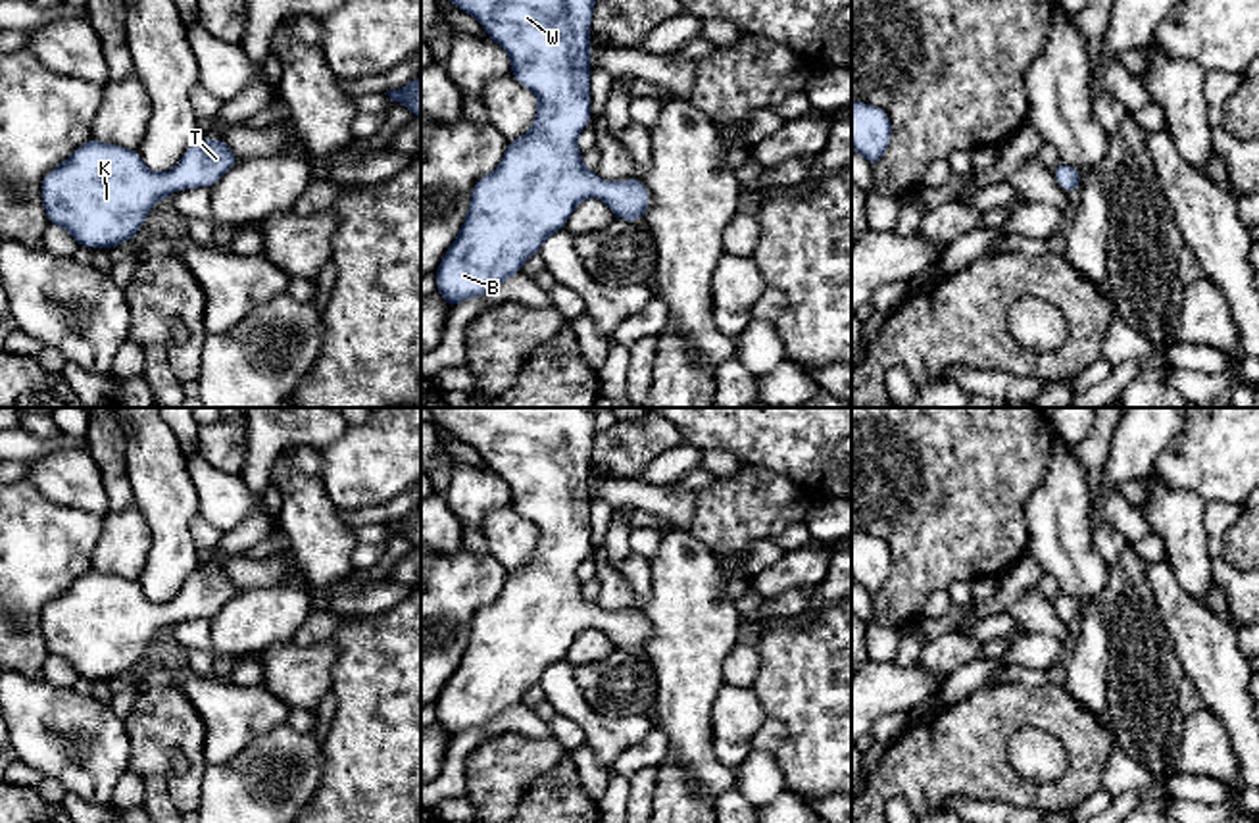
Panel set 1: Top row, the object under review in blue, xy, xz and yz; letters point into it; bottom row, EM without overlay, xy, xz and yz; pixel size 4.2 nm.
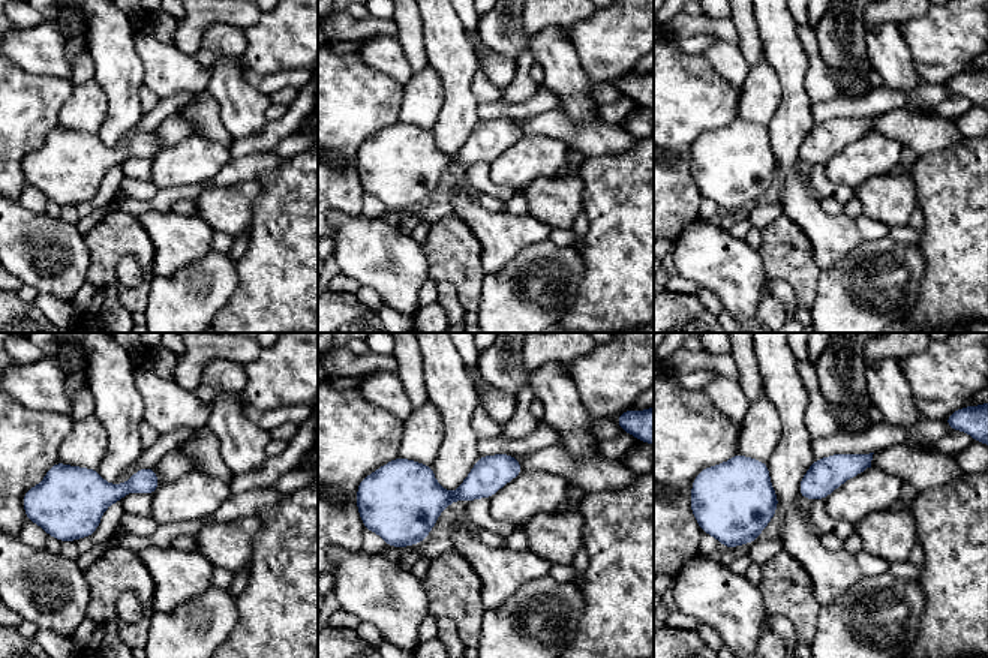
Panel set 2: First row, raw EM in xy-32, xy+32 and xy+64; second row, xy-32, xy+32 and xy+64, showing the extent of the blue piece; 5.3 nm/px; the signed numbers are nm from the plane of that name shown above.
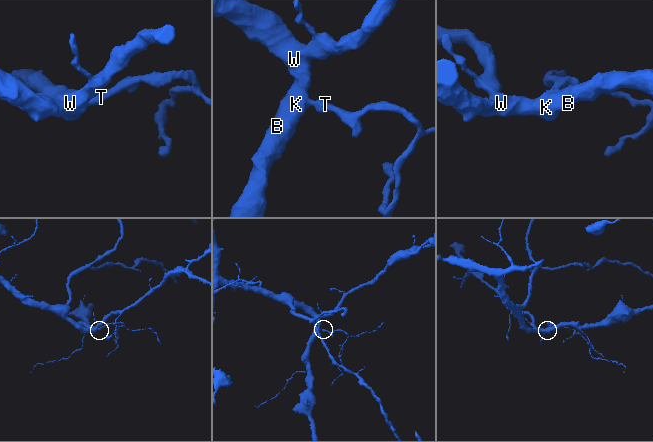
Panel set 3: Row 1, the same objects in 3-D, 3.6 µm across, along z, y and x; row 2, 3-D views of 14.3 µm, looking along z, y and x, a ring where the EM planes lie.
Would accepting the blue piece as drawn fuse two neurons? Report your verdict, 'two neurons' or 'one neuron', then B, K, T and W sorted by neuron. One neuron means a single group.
one neuron | B K T W

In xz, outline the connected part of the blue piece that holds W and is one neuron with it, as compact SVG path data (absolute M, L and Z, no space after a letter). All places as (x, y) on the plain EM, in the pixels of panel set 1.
M429 408L431 421L473 446L486 465L500 475L511 490L511 508L538 527L532 558L509 571L500 596L481 608L473 621L465 652L434 702L436 723L454 738L467 729L482 729L506 710L523 704L523 692L540 685L544 671L565 660L573 640L586 629L602 629L615 650L644 650L650 638L650 621L642 610L607 613L582 596L577 577L579 563L590 554L590 454L596 438L596 421L586 408Z

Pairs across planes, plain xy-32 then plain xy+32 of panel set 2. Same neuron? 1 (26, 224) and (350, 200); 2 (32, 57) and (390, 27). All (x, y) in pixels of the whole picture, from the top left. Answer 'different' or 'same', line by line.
1: different
2: different

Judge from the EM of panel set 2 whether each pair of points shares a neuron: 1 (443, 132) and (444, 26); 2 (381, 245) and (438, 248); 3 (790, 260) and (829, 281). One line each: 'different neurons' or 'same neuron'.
1: same neuron
2: different neurons
3: different neurons

